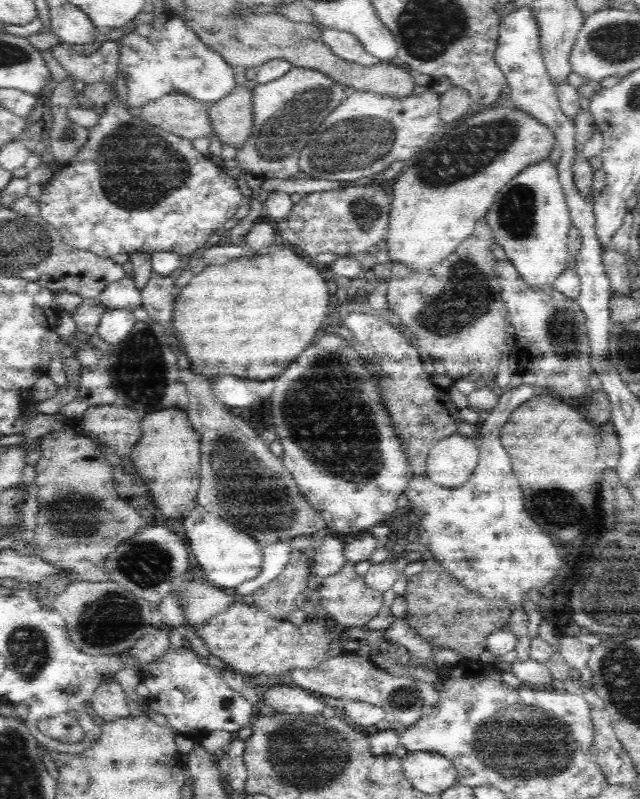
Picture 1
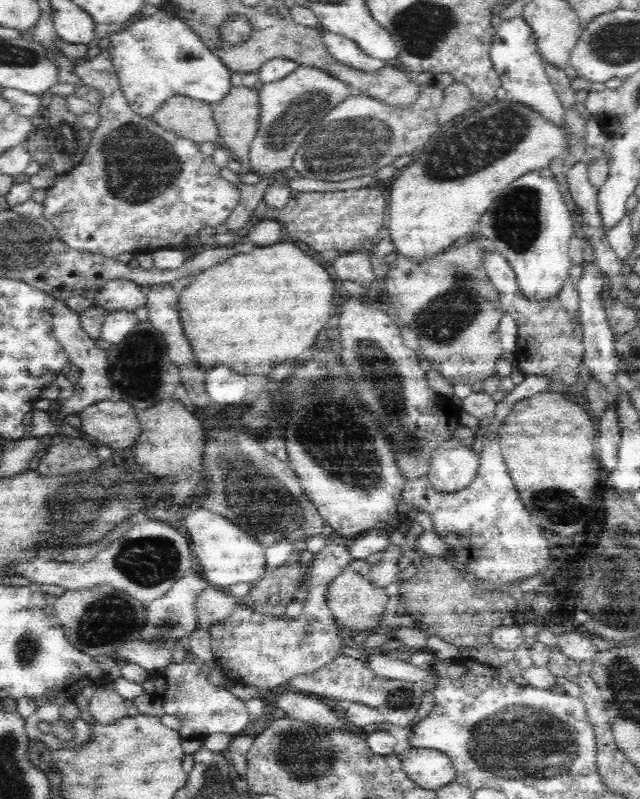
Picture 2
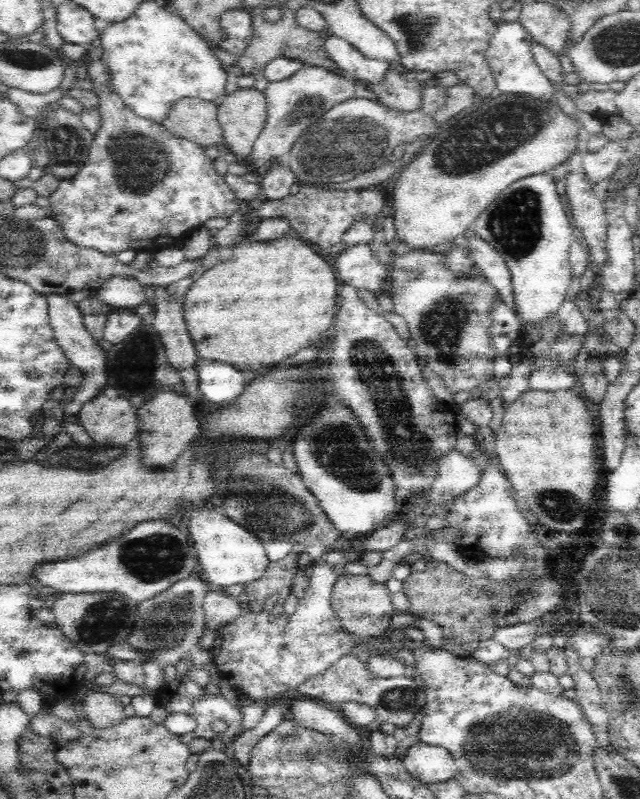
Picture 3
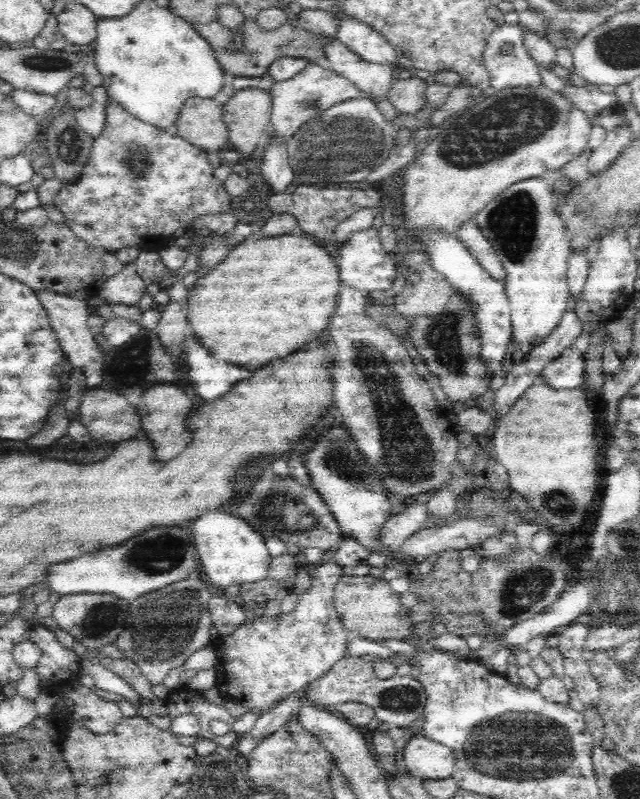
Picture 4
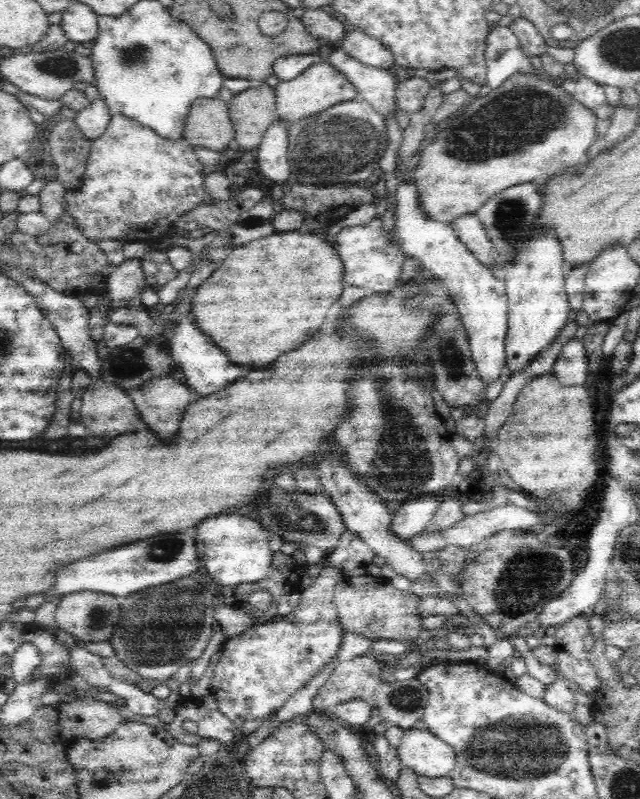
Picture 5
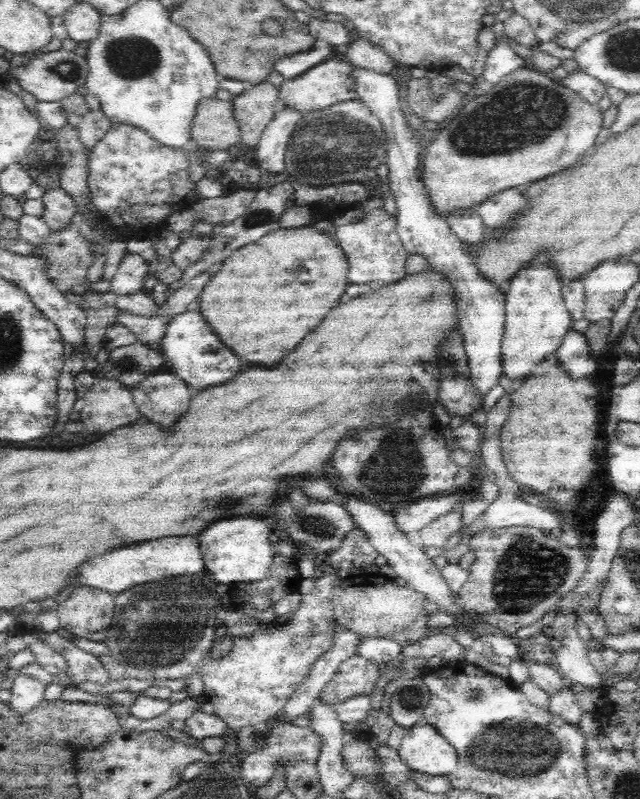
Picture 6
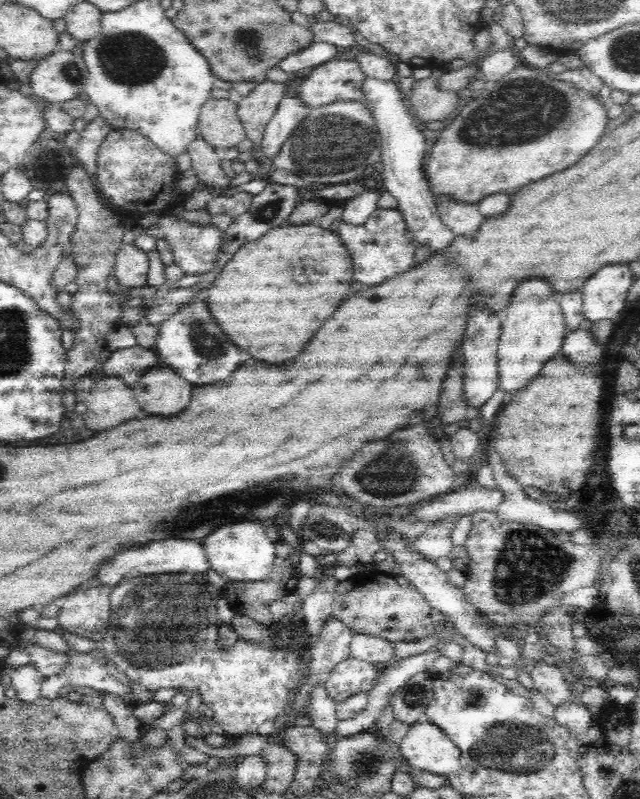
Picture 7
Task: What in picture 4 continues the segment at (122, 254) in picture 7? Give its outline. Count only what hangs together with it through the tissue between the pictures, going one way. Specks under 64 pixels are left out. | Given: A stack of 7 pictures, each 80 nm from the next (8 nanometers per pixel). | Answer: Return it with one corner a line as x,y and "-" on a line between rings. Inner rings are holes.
134,263
124,264
120,272
111,276
98,291
99,297
108,304
134,305
147,294
151,288
139,275

